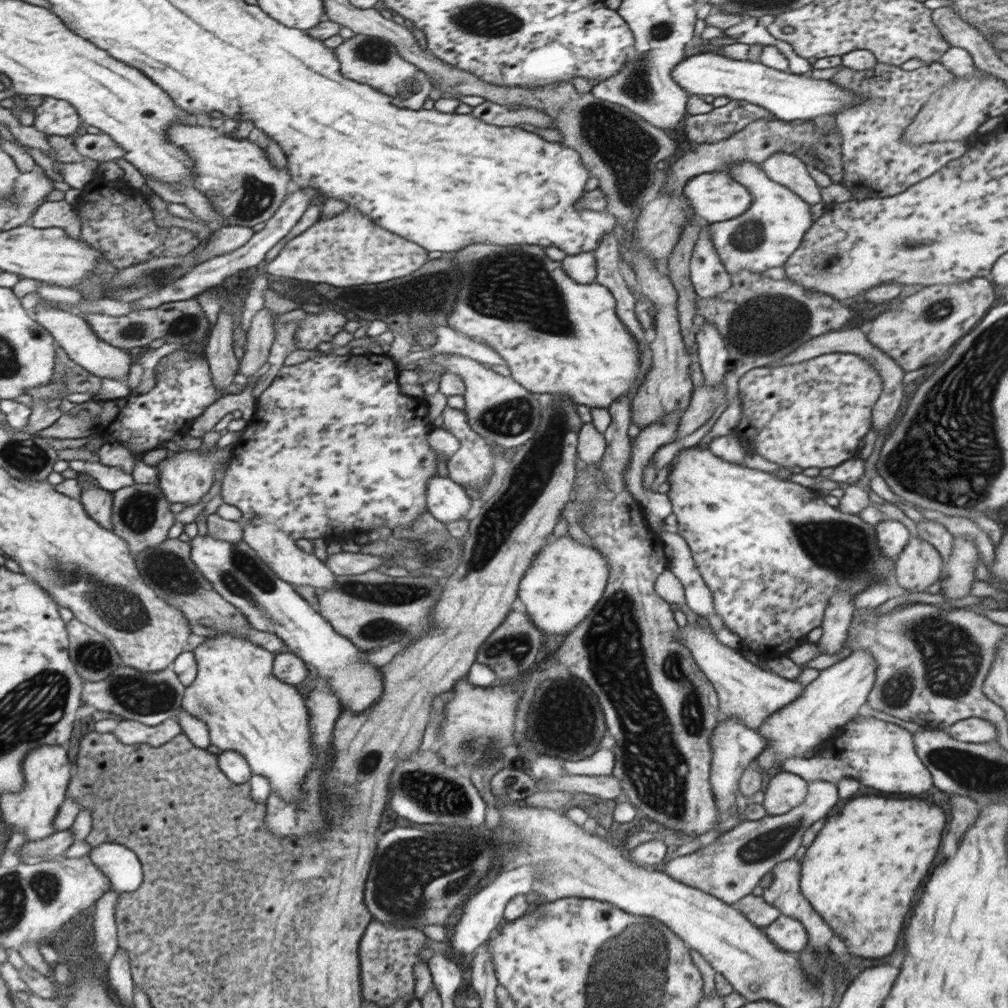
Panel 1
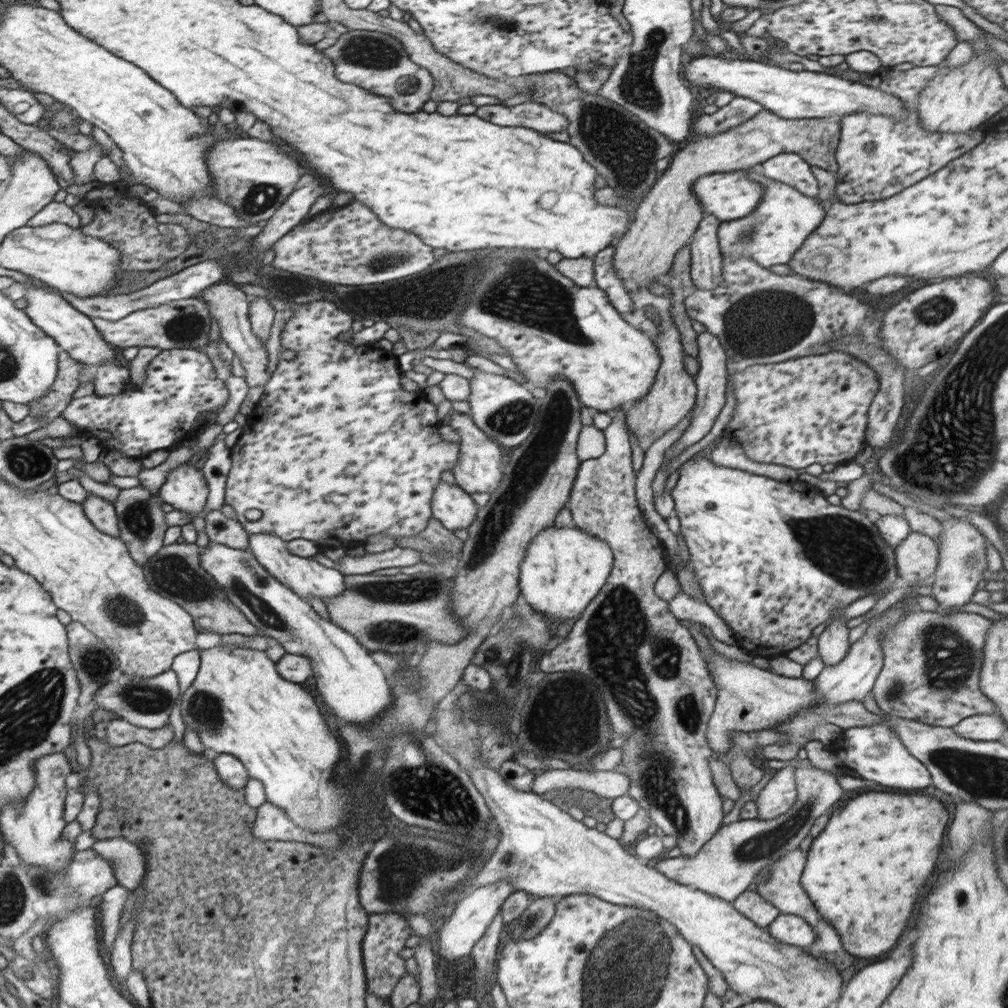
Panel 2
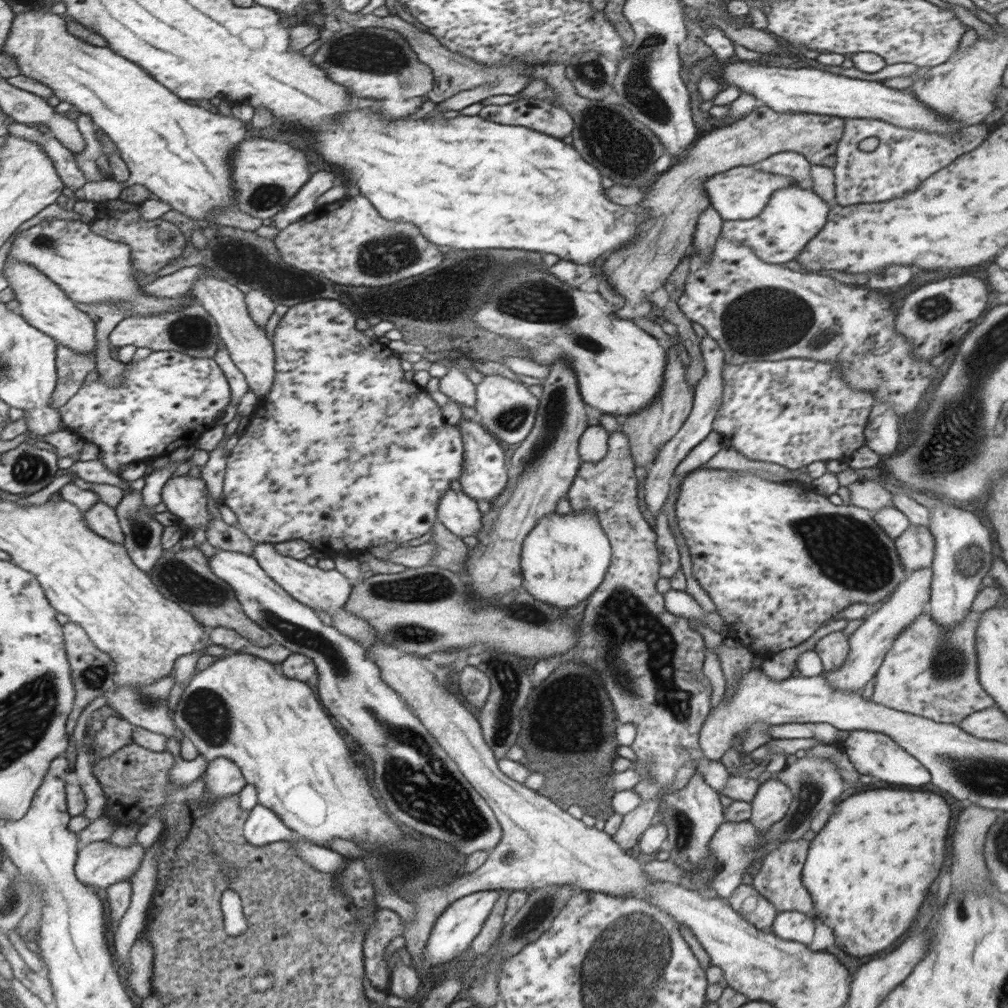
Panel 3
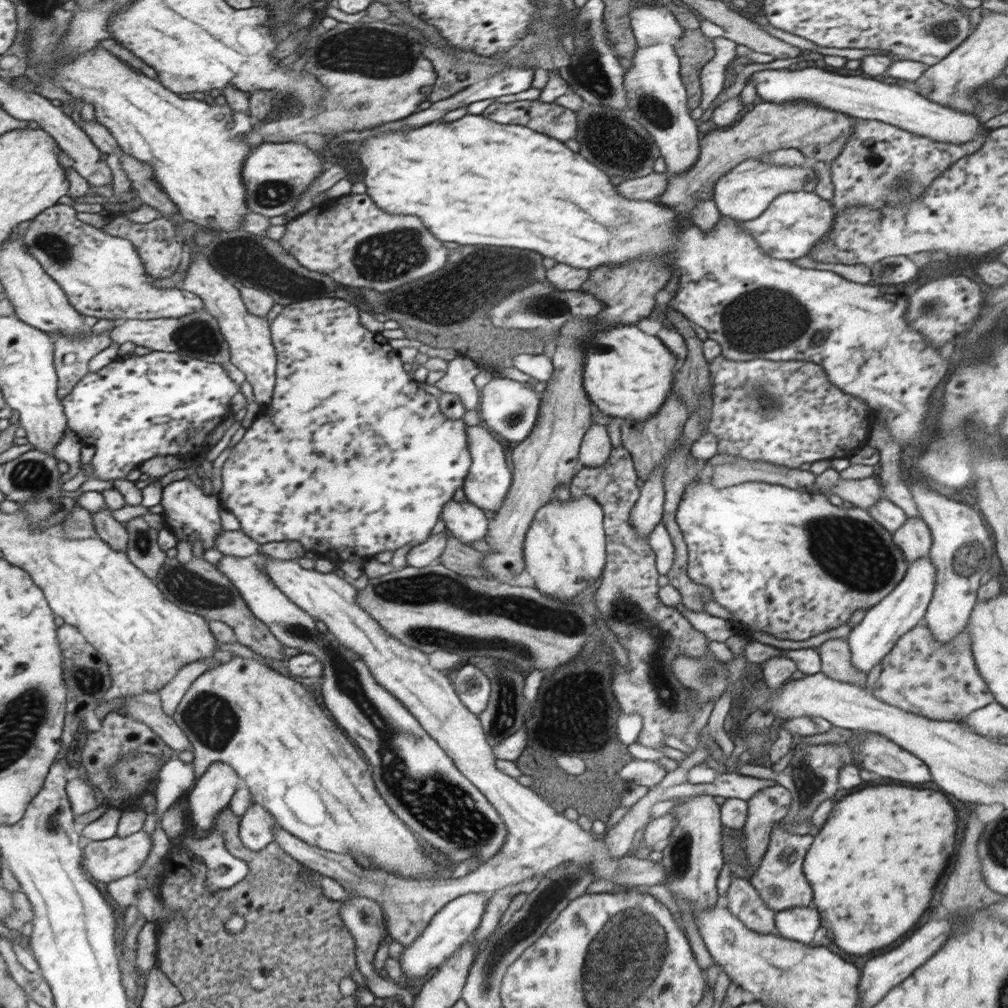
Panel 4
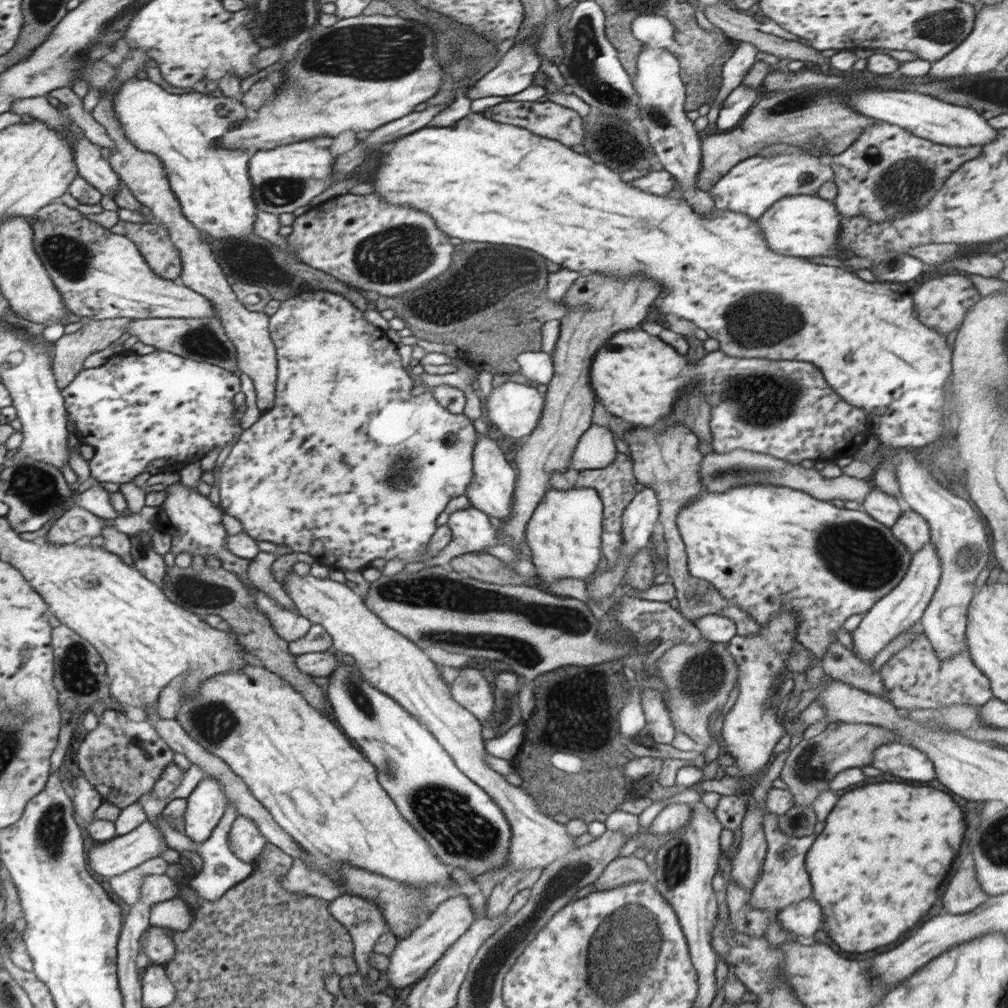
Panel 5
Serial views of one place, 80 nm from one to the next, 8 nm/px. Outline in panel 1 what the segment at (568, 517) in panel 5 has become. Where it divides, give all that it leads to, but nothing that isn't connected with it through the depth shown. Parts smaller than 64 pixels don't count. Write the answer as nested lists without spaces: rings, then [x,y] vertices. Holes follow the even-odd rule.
[[[550,535],[522,577],[517,598],[523,602],[524,612],[528,614],[533,624],[544,633],[545,638],[561,638],[562,634],[572,632],[603,597],[608,582],[608,571],[607,560],[598,548],[580,544],[569,535],[558,538]]]

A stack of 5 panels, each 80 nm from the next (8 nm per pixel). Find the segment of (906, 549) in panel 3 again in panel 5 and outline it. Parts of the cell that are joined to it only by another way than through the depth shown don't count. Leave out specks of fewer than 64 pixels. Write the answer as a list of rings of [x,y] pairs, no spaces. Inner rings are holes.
[[[911,509],[903,511],[890,529],[912,555],[931,542],[931,530],[926,519]]]

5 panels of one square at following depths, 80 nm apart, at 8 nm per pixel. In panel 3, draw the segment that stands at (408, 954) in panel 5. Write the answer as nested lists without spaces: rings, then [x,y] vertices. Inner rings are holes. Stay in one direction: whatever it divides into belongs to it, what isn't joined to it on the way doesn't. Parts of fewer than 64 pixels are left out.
[[[478,891],[452,902],[437,918],[434,929],[431,930],[430,937],[427,938],[426,947],[422,953],[425,967],[430,968],[438,963],[450,962],[470,949],[473,938],[476,938],[482,930],[495,902],[501,897],[503,891]]]

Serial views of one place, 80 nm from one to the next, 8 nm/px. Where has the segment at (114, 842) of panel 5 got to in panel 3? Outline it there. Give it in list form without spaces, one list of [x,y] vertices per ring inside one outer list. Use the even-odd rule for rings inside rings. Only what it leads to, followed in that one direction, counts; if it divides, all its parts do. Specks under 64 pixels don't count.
[[[109,841],[81,846],[75,862],[75,875],[92,889],[102,890],[132,876],[143,860],[146,849],[133,842],[131,846],[115,846]]]

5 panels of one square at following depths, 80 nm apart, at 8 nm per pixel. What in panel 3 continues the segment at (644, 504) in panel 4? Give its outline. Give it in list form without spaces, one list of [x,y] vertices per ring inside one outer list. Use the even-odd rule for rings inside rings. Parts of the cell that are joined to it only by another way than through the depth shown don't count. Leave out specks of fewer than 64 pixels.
[[[710,336],[701,339],[701,351],[705,364],[704,376],[695,386],[693,407],[688,418],[680,427],[680,430],[660,448],[655,458],[648,477],[645,479],[645,505],[653,517],[658,516],[670,493],[670,481],[675,469],[683,458],[697,445],[702,442],[713,430],[716,415],[719,414],[721,400],[723,400],[723,366],[725,363],[724,351],[720,345]]]

